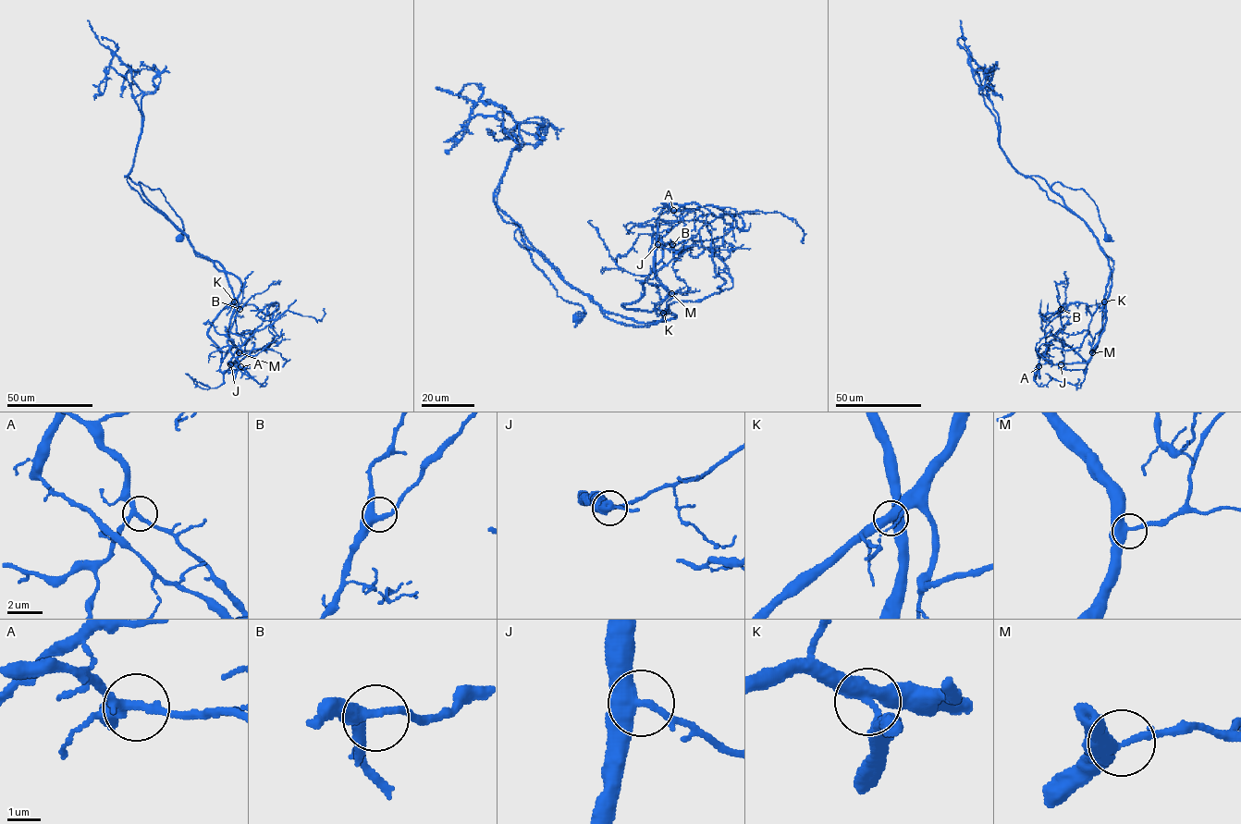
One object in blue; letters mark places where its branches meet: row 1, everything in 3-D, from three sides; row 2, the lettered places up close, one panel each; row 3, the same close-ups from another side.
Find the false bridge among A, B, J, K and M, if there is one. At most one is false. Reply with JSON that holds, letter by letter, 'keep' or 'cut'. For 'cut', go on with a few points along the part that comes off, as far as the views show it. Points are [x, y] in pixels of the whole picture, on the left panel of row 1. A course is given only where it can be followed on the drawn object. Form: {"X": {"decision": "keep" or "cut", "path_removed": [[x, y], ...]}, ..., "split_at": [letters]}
{"A": {"decision": "keep"}, "B": {"decision": "keep"}, "J": {"decision": "keep"}, "K": {"decision": "cut", "path_removed": [[234, 301], [226, 271], [198, 256], [125, 176], [141, 115], [130, 69], [88, 19]]}, "M": {"decision": "keep"}, "split_at": ["K"]}

